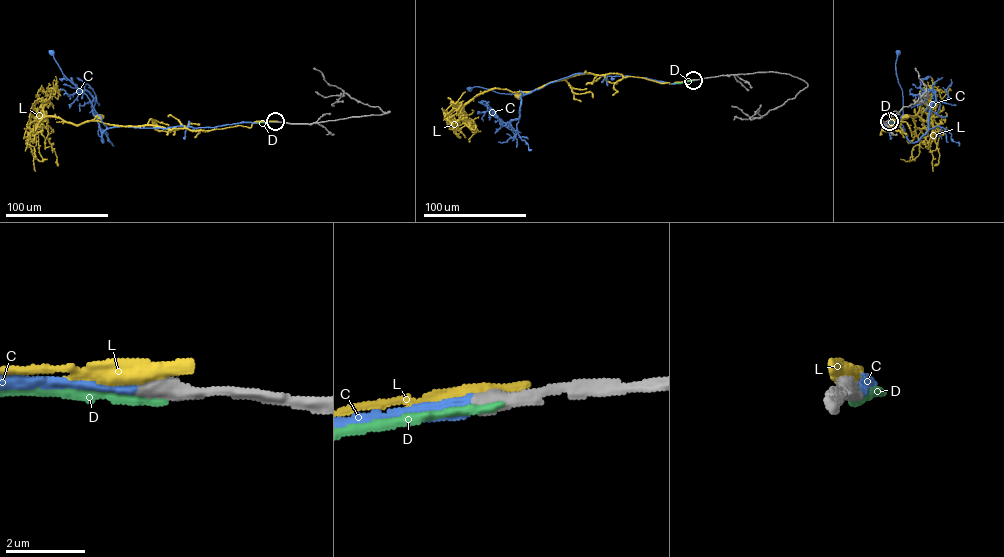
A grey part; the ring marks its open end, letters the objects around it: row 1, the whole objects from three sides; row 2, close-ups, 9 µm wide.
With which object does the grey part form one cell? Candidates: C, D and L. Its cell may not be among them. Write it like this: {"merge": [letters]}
{"merge": ["C"]}

